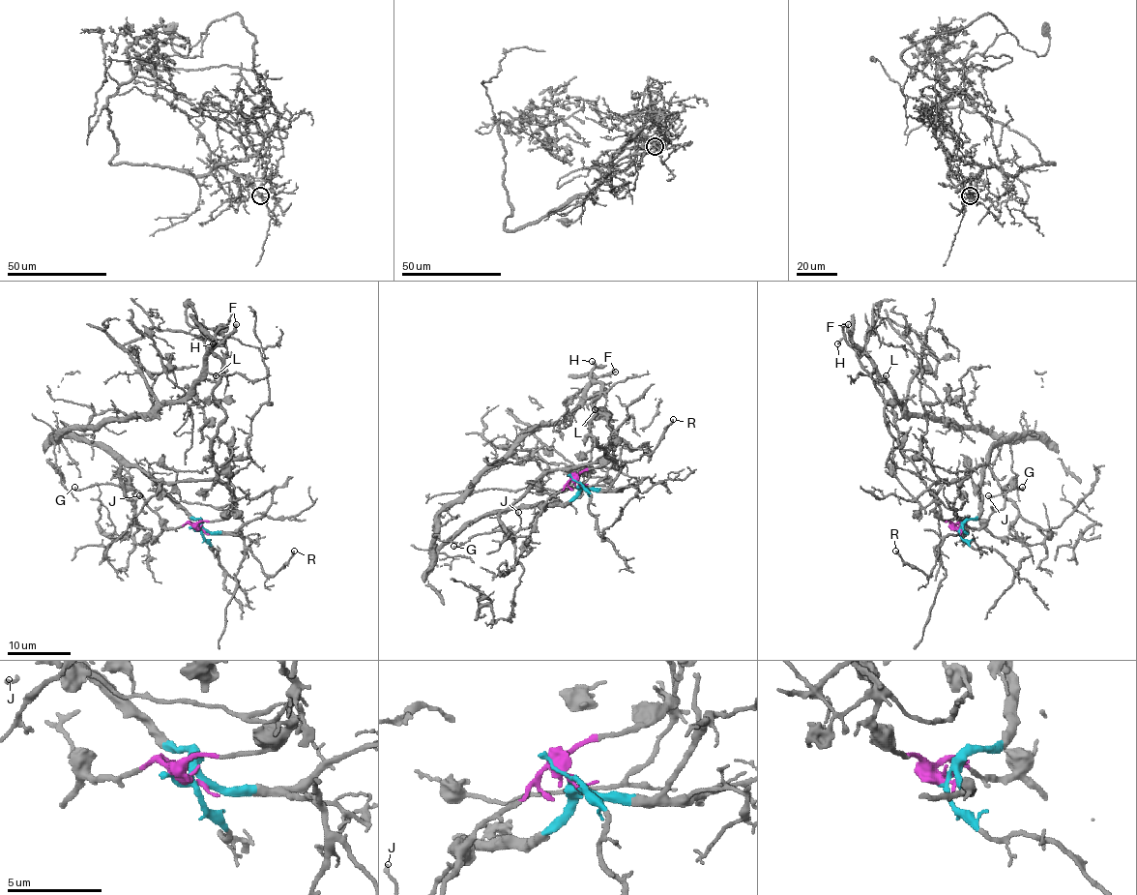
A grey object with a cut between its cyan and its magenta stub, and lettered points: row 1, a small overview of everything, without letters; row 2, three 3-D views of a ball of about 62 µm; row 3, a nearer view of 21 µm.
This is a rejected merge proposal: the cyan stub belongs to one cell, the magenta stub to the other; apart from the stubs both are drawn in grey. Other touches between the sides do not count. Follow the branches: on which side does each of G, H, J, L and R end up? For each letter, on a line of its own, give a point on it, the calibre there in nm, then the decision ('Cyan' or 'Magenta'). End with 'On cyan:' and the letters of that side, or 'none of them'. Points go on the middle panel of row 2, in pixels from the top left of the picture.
G: Place: (453, 546). Thickness 180 nm. Magenta
H: Place: (592, 361). Thickness 160 nm. Magenta
J: Place: (518, 512). Thickness 160 nm. Magenta
L: Place: (595, 409). Thickness 170 nm. Magenta
R: Place: (673, 419). Thickness 220 nm. Cyan
On cyan: R

